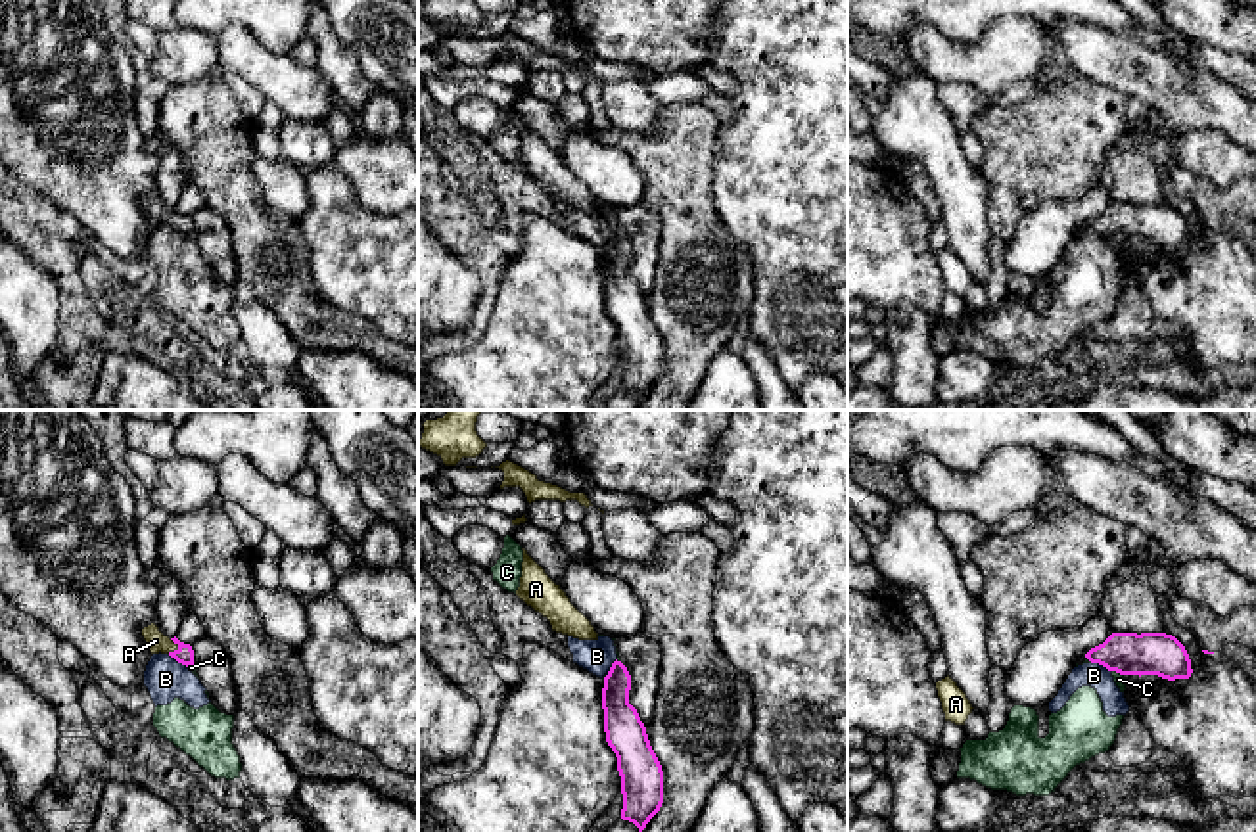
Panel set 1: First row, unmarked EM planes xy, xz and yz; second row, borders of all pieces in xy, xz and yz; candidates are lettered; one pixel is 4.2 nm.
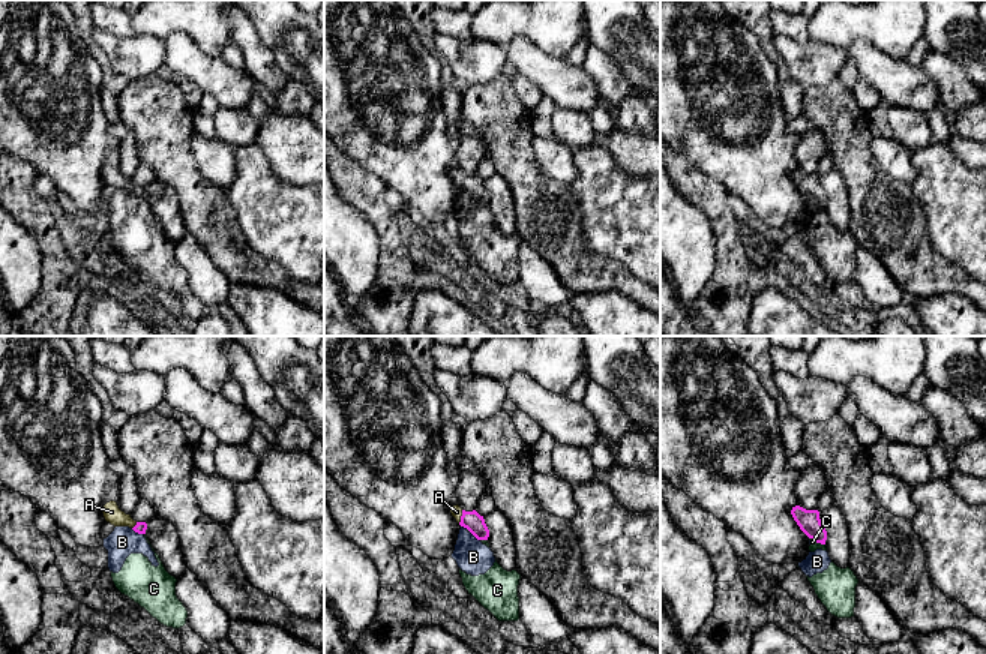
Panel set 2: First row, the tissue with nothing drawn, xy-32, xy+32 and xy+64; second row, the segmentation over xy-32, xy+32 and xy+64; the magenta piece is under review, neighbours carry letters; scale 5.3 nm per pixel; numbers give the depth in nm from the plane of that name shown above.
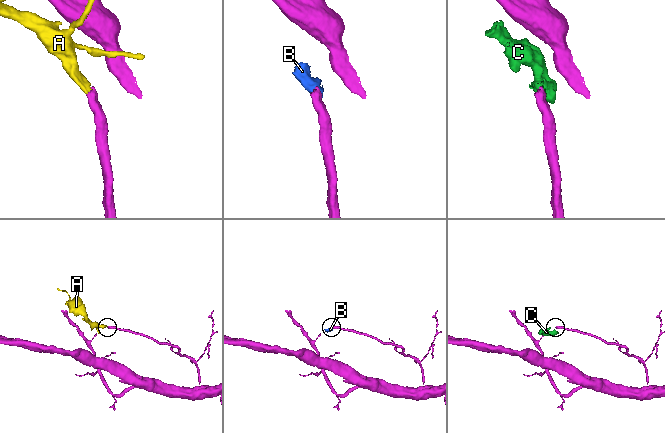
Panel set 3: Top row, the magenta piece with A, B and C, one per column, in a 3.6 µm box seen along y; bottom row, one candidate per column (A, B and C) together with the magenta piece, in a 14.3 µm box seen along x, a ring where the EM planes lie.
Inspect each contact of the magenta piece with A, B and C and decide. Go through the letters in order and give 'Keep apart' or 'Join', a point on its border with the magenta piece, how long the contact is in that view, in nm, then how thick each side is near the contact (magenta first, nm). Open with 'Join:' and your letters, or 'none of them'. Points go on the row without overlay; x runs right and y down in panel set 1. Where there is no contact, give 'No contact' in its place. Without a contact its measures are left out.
Join: A
A: Join. Touches magenta at xy (179, 217). Shared border 70 nm. Thickness 80 nm (magenta) against 90 nm
B: Keep apart. Touches magenta at yz (1101, 234). Shared border 100 nm. Thickness 180 nm (magenta) against 100 nm
C: Keep apart. Touches magenta at yz (1118, 242). Shared border 50 nm. Thickness 180 nm (magenta) against 50 nm

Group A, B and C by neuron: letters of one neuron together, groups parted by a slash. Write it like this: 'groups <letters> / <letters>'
groups A / B C

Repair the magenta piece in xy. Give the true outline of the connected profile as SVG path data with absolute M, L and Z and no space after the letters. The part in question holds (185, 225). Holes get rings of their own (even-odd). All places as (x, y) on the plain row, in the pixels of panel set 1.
M155 194L142 199L142 207L151 224L169 224L182 236L194 236L194 220L190 215L180 213L176 207L165 207Z

